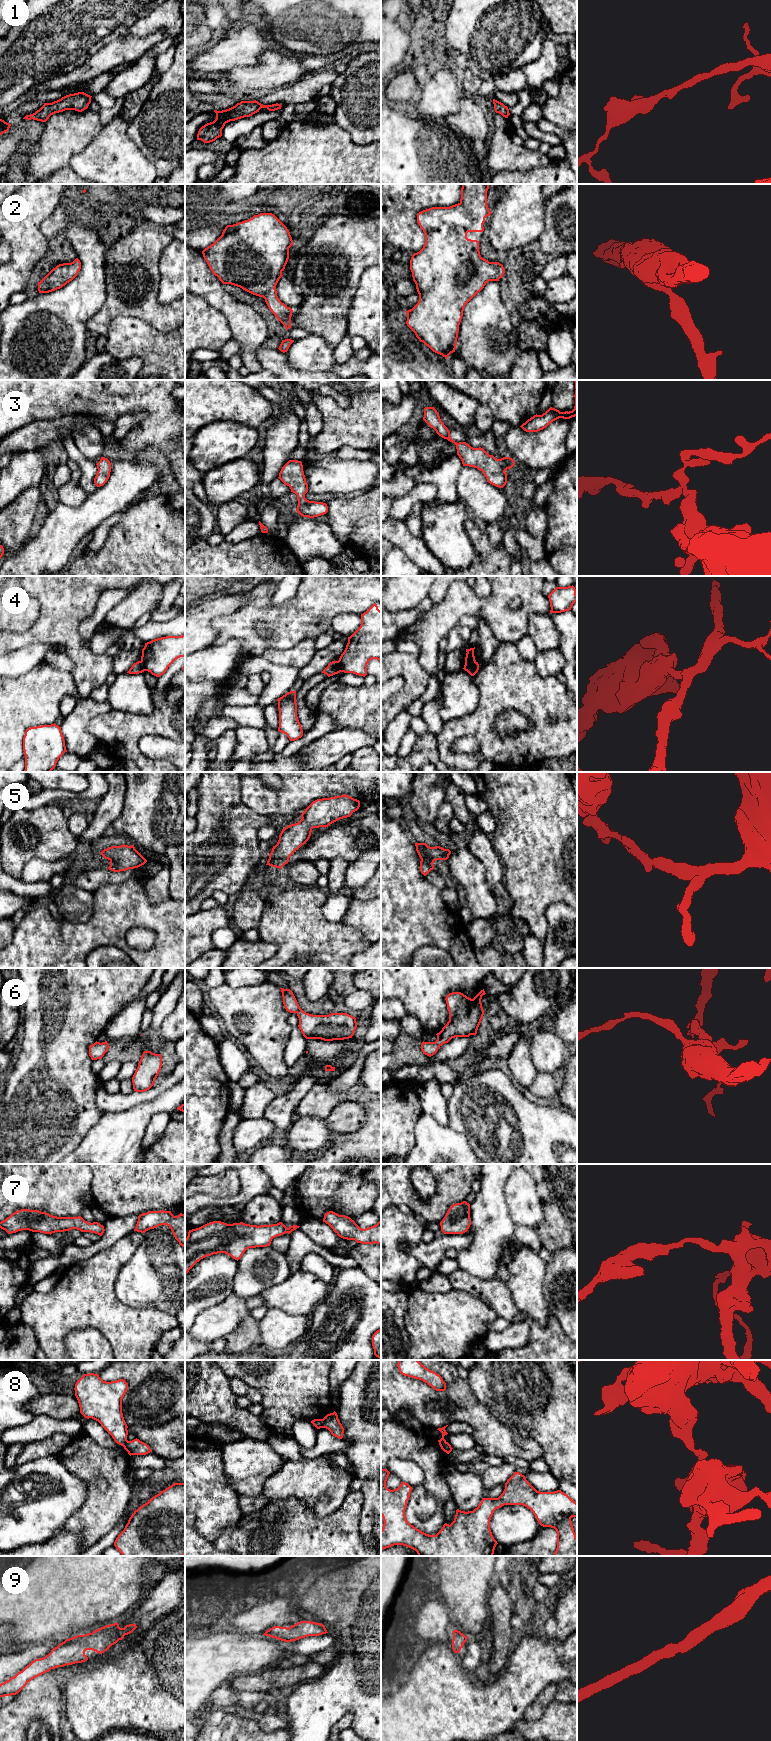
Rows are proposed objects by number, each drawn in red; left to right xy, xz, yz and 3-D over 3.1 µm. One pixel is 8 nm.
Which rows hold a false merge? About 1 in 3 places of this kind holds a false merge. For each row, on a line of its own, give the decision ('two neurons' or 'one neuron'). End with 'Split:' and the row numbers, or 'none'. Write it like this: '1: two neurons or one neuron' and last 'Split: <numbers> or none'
1: one neuron
2: one neuron
3: one neuron
4: two neurons
5: one neuron
6: one neuron
7: one neuron
8: two neurons
9: one neuron
Split: 4, 8

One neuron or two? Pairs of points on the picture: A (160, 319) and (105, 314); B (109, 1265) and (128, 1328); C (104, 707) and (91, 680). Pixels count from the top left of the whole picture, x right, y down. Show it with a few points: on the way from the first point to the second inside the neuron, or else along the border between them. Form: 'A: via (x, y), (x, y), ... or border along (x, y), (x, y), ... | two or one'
A: via (146, 309), (119, 309) | one
B: via (107, 1281), (107, 1307), (112, 1312) | one
C: border along (80, 696), (89, 697) | two

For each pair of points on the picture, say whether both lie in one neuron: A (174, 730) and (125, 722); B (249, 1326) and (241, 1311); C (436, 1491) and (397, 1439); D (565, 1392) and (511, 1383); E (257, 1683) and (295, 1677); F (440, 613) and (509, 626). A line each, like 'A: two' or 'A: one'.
A: one
B: two
C: one
D: one
E: one
F: one

